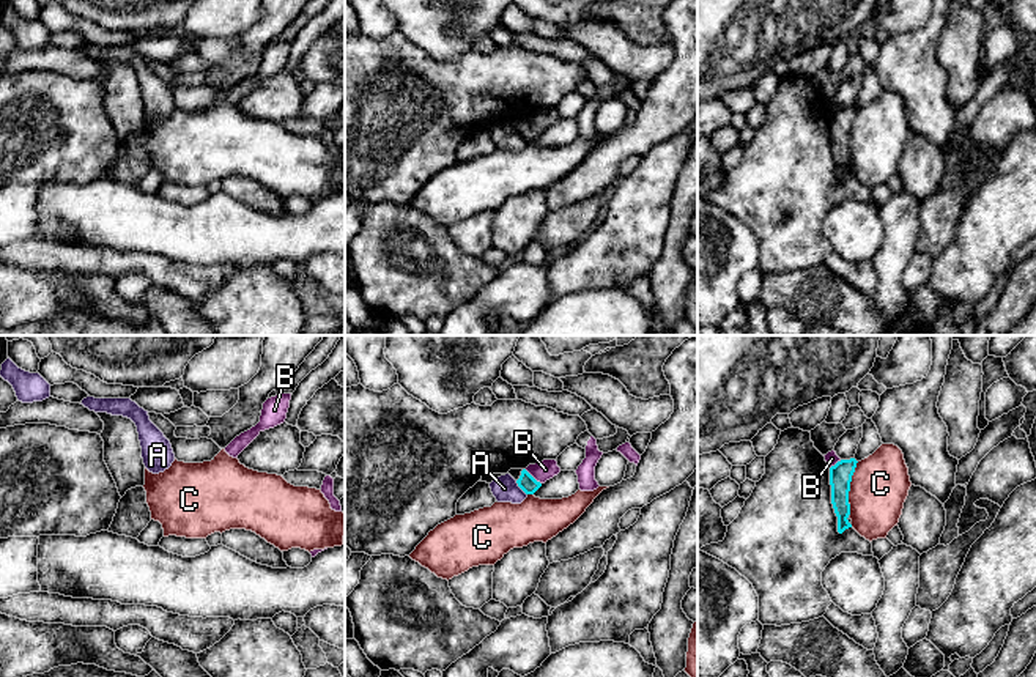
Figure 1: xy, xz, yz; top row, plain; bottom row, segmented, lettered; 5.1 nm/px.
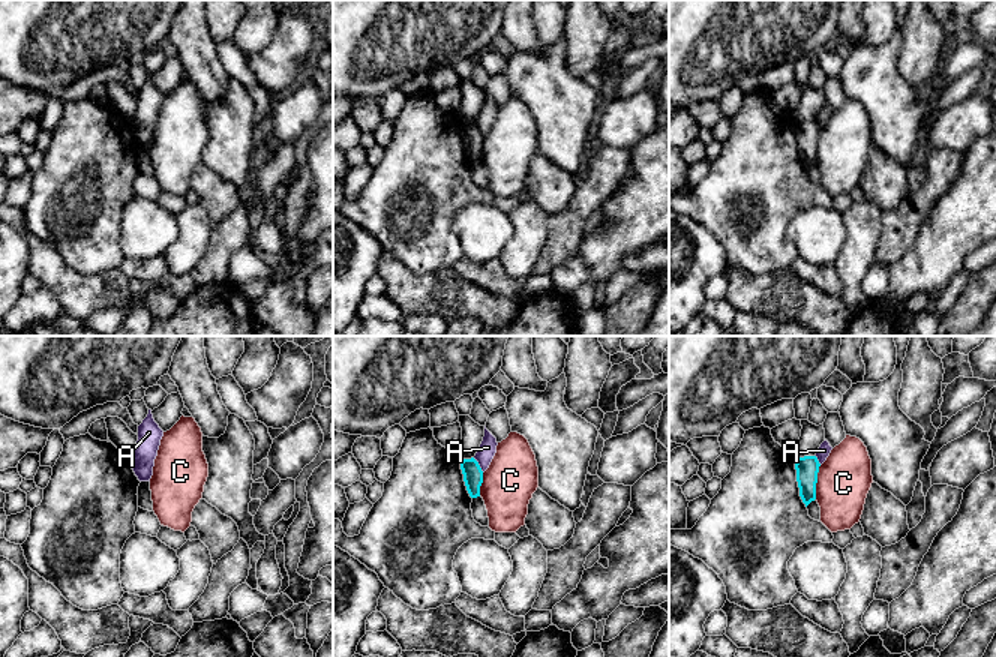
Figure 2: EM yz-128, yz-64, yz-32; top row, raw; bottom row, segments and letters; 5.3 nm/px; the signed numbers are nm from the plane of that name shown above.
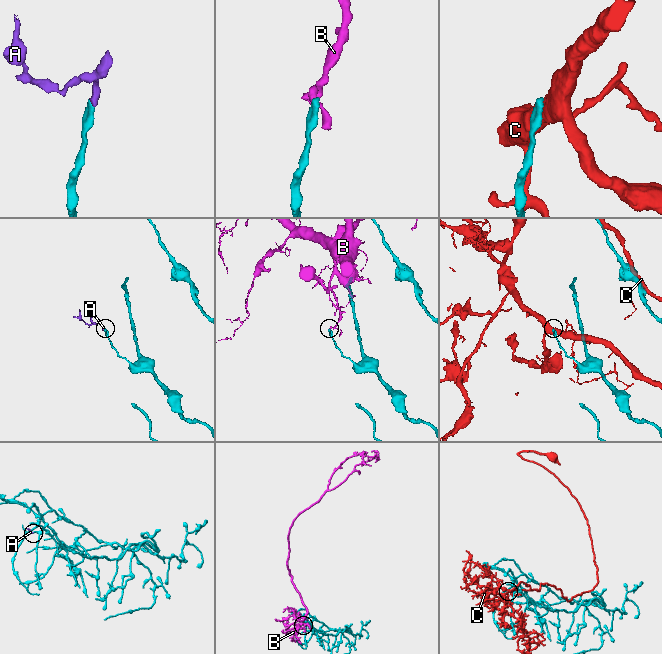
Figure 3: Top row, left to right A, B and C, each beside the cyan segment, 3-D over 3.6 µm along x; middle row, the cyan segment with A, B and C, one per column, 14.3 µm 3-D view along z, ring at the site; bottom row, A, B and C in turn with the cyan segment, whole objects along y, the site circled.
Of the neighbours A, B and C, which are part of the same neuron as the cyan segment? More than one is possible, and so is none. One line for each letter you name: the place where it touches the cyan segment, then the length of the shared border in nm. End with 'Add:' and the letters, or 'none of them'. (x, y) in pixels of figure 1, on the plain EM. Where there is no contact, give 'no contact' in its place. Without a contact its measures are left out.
Add: none of them

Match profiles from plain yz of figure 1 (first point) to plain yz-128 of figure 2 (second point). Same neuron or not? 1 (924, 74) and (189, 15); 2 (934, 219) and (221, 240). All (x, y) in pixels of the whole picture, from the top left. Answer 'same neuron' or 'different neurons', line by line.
1: different neurons
2: same neuron

